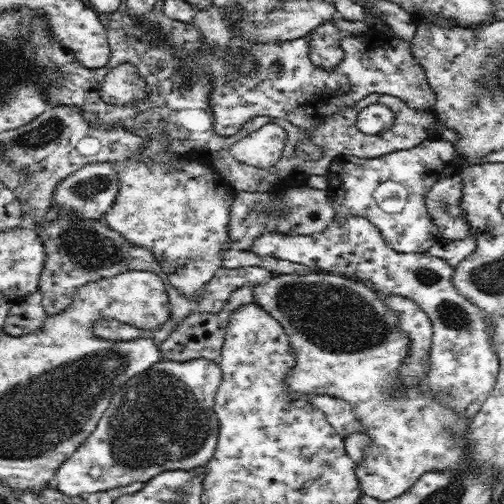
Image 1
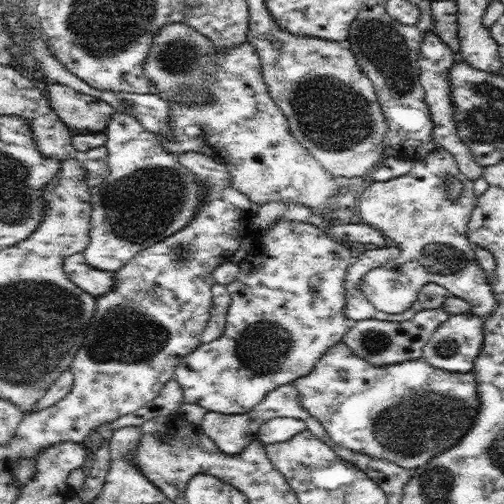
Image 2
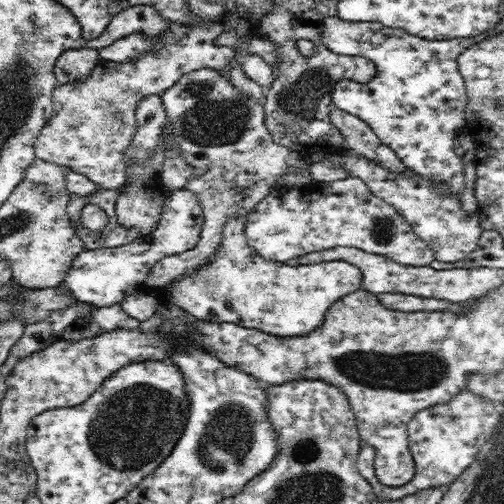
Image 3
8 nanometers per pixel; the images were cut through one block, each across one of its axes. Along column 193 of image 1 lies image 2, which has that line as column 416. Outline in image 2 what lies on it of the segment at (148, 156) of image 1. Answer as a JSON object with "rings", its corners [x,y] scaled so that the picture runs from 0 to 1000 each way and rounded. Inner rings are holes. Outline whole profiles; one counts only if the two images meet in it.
{"rings":[[[875,290],[843,313],[819,321],[815,341],[796,353],[728,361],[708,397],[716,440],[756,460],[756,472],[768,484],[784,484],[792,492],[792,508],[780,520],[740,532],[720,548],[716,579],[744,607],[744,615],[772,627],[812,615],[827,595],[835,567],[847,560],[863,560],[879,567],[891,587],[923,595],[942,627],[962,631],[982,615],[986,599],[970,556],[946,528],[942,492],[923,472],[923,448],[946,401],[946,381],[950,365],[915,349],[899,306],[883,302]],[[891,353],[907,353],[919,365],[919,377],[903,397],[887,385]]]}

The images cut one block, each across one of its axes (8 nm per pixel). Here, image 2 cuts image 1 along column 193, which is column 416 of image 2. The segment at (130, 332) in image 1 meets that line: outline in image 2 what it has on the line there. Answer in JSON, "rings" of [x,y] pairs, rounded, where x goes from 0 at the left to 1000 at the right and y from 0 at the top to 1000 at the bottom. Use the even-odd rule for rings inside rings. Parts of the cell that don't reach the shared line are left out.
{"rings":[[[760,484],[760,488],[748,488],[748,492],[740,492],[740,496],[724,496],[724,500],[716,500],[716,504],[704,504],[704,512],[700,512],[700,520],[696,520],[696,528],[688,532],[688,544],[685,544],[685,563],[681,563],[681,571],[685,571],[685,627],[692,631],[692,639],[700,643],[700,639],[712,639],[712,635],[728,635],[728,631],[744,631],[744,635],[784,635],[784,639],[808,639],[808,635],[815,635],[827,619],[835,619],[835,615],[859,615],[859,611],[879,611],[879,599],[883,599],[883,591],[891,587],[891,579],[887,575],[879,575],[879,567],[871,567],[871,563],[863,563],[863,560],[847,560],[847,563],[839,563],[835,567],[835,575],[831,575],[831,587],[827,587],[827,595],[819,599],[819,607],[812,611],[812,615],[804,615],[804,619],[796,619],[796,623],[784,623],[784,627],[772,627],[772,623],[764,623],[764,619],[756,619],[756,615],[744,615],[744,607],[720,587],[720,579],[716,579],[716,560],[720,560],[720,548],[732,540],[732,536],[740,536],[740,532],[756,532],[756,528],[768,528],[772,520],[780,520],[784,512],[792,508],[792,492],[784,488],[784,484]]]}

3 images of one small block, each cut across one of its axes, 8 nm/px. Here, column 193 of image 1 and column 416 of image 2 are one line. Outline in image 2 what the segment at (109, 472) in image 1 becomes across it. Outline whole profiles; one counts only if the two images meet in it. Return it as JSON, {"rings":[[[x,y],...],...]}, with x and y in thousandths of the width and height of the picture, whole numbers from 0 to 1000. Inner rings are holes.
{"rings":[[[665,683],[621,726],[621,734],[581,758],[597,786],[597,806],[629,829],[653,873],[692,897],[712,897],[736,913],[768,913],[804,933],[827,933],[855,909],[903,889],[942,845],[954,794],[938,738],[891,738],[847,722],[839,710],[776,726],[740,726],[704,706],[685,683]]]}

